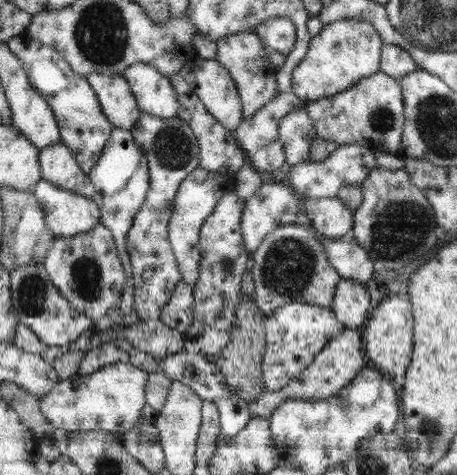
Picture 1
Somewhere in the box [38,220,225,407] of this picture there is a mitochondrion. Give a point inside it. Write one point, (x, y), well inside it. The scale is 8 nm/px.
(87, 277)

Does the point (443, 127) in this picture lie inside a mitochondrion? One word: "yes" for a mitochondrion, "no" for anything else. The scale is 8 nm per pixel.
yes

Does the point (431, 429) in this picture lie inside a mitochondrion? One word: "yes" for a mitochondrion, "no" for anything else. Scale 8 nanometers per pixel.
yes

